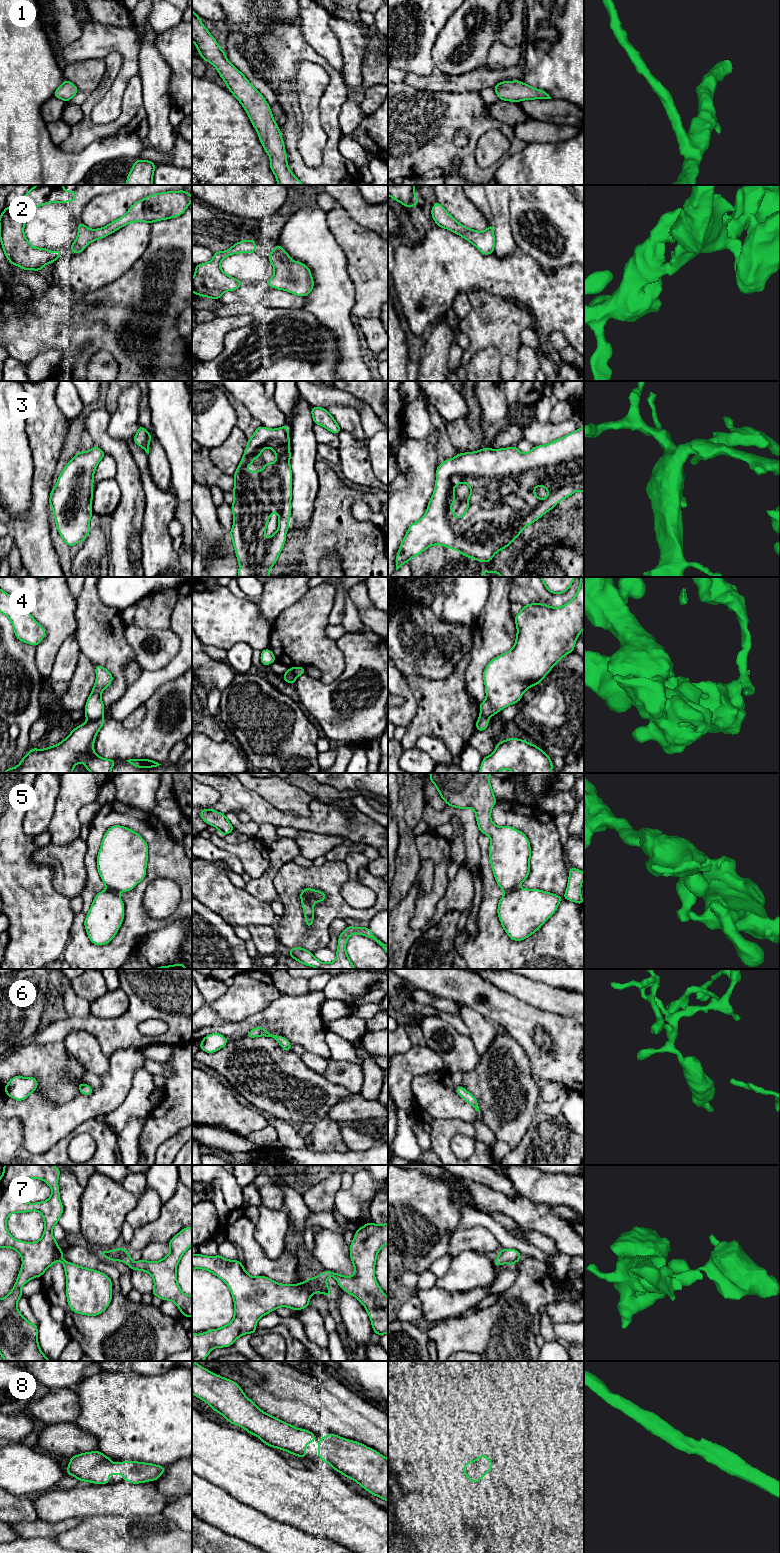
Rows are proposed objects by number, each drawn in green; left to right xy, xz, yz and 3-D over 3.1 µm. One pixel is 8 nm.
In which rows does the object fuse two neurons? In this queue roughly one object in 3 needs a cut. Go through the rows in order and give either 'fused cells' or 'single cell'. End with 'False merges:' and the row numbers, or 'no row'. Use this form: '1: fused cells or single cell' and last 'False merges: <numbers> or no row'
1: single cell
2: single cell
3: single cell
4: fused cells
5: fused cells
6: single cell
7: single cell
8: single cell
False merges: 4, 5

